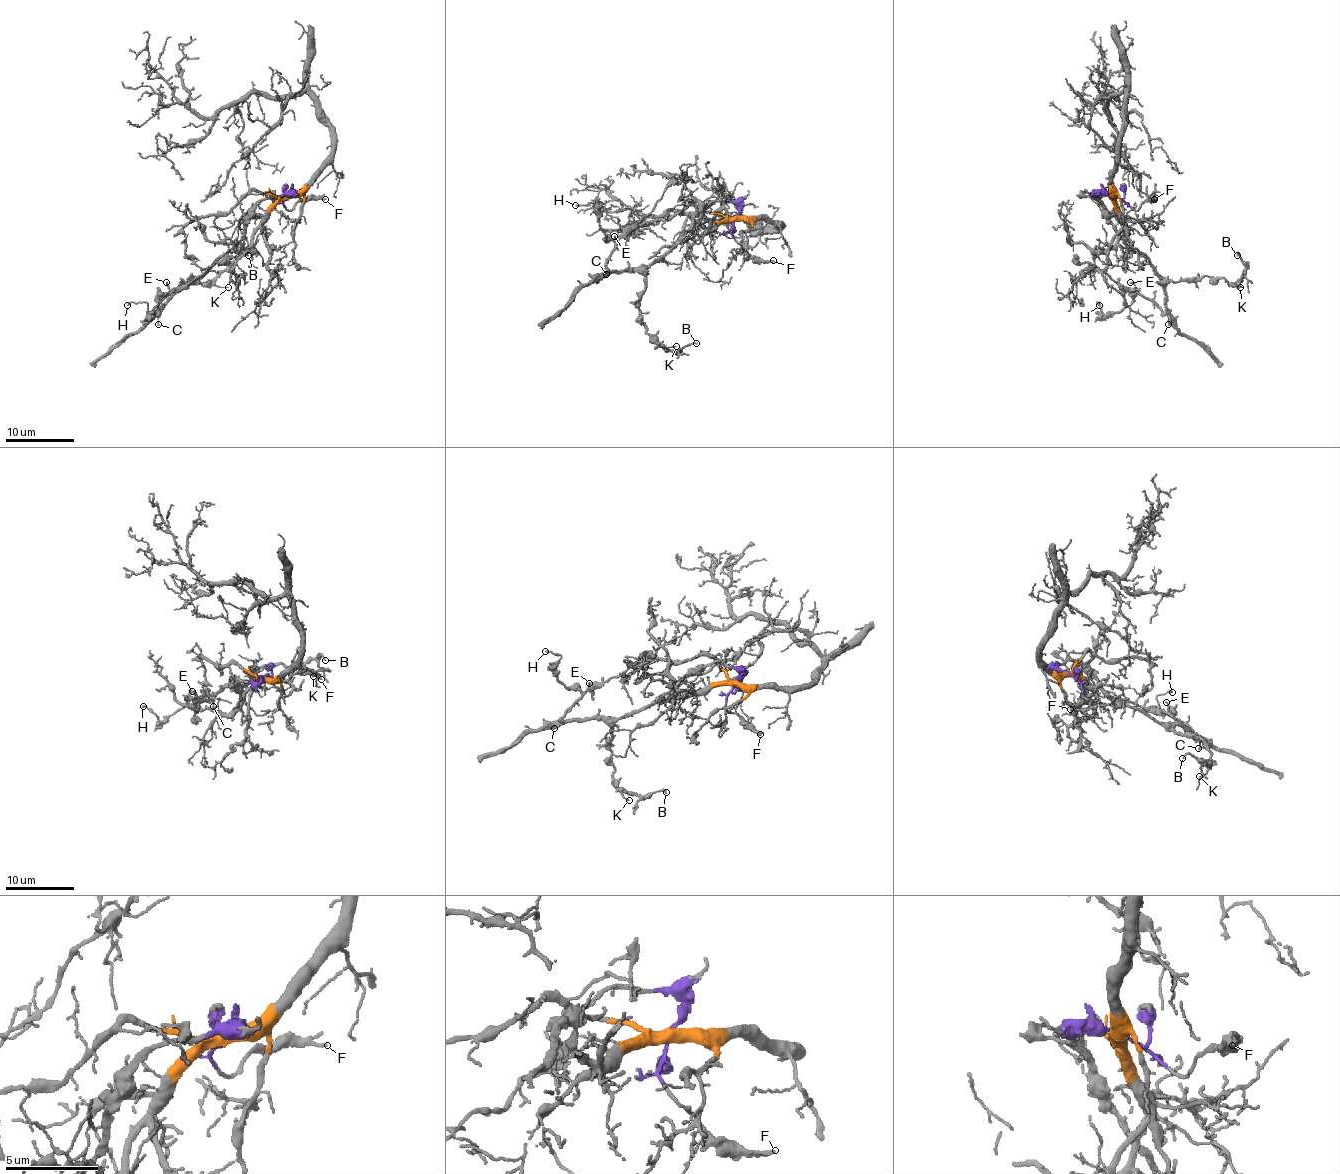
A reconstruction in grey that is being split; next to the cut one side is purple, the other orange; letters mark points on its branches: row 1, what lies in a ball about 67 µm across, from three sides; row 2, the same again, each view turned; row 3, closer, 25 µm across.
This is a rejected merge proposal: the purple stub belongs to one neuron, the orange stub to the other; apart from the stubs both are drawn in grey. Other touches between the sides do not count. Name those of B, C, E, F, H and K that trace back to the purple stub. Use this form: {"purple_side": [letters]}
{"purple_side": ["B", "C", "E", "F", "H", "K"]}

